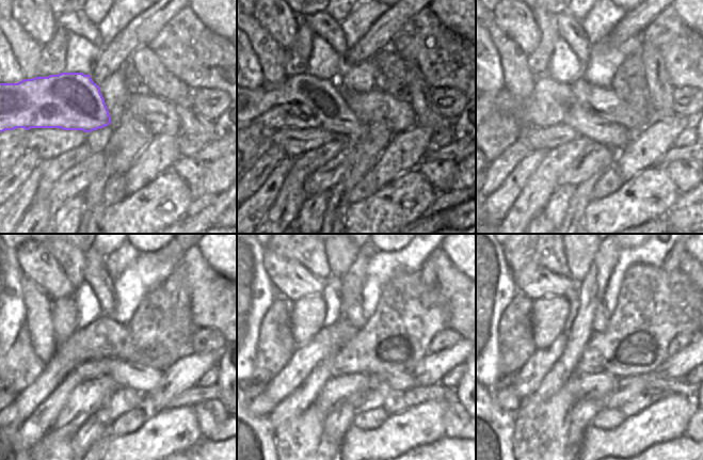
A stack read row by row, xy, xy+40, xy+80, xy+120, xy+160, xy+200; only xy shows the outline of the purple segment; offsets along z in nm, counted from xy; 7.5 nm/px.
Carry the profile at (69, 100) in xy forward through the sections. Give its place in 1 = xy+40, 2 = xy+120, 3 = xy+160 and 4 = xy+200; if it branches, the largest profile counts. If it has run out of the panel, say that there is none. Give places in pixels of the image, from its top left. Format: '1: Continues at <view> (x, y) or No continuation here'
1: Continues at xy+40 (302, 101)
2: Continues at xy+120 (143, 379)
3: Continues at xy+160 (402, 380)
4: Continues at xy+200 (654, 380).

